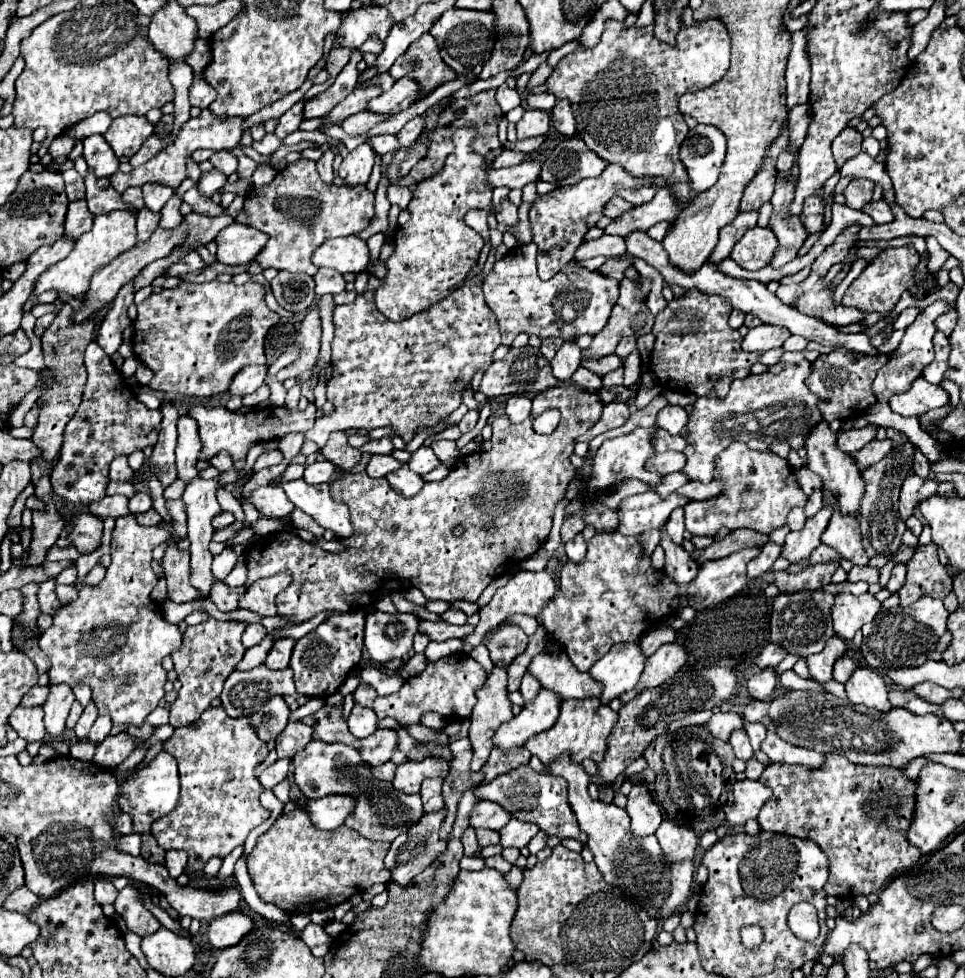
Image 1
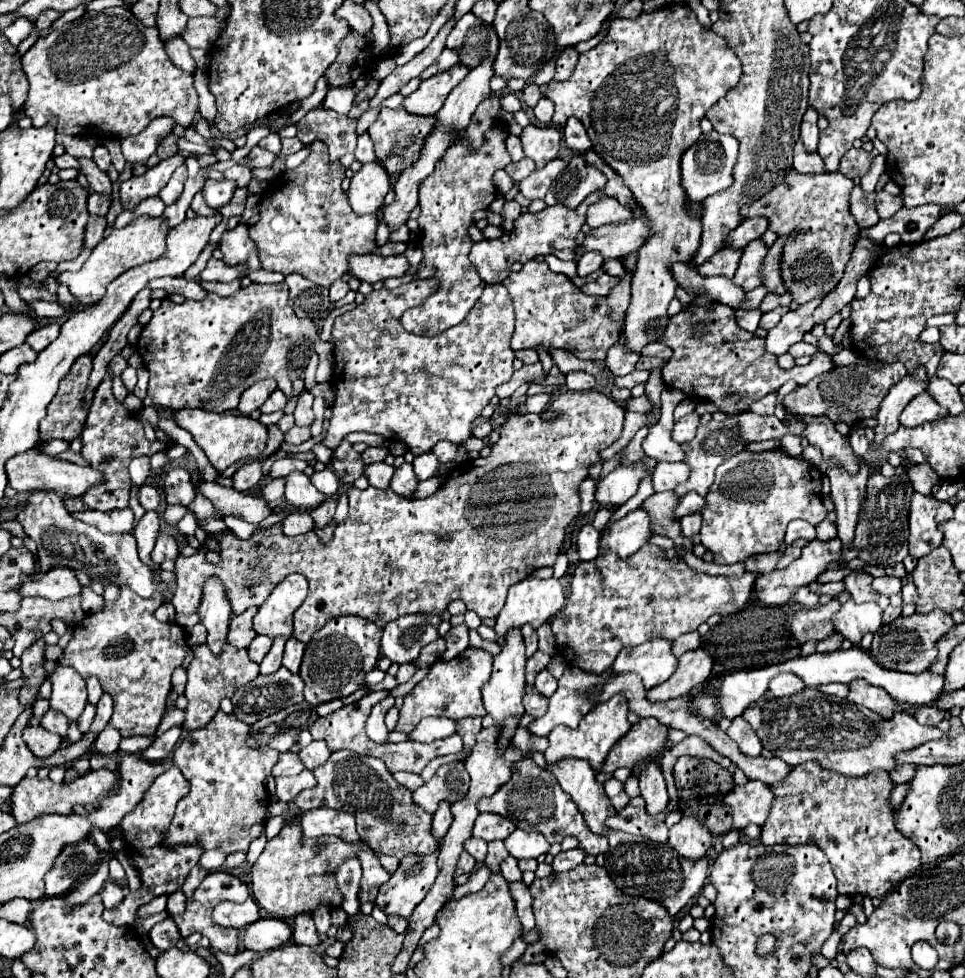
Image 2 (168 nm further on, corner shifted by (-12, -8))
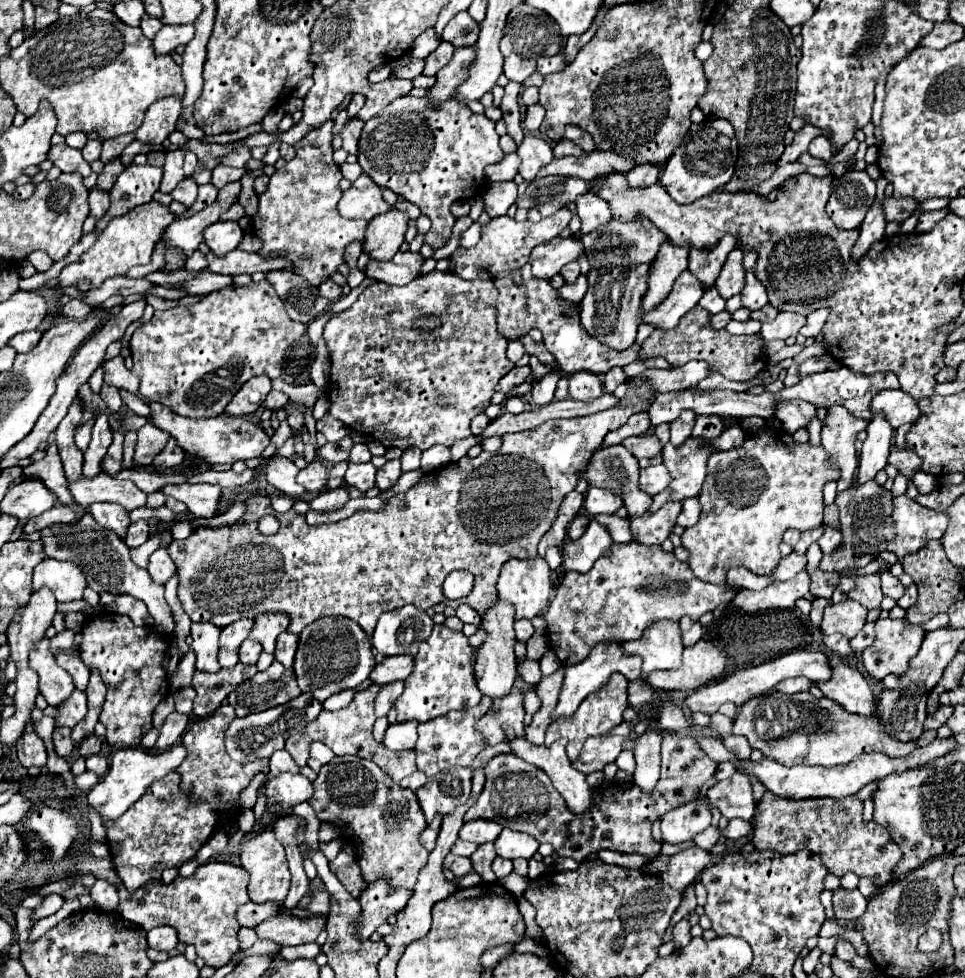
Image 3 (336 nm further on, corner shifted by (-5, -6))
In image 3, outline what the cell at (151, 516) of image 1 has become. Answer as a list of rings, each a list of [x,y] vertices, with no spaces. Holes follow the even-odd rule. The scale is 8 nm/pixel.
[[[158,548],[152,556],[150,556],[150,562],[148,562],[148,572],[152,574],[152,578],[156,578],[156,582],[160,584],[166,584],[168,578],[174,574],[176,570],[176,564],[172,562],[170,554],[166,548]]]

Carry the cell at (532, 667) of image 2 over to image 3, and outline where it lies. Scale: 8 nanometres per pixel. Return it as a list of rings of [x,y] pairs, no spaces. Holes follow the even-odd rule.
[[[534,632],[532,638],[528,640],[528,660],[540,660],[542,654],[546,652],[548,648],[548,640],[546,640],[546,634],[544,632]]]

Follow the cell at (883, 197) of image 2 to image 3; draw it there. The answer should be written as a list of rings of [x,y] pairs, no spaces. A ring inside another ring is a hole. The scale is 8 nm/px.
[[[888,196],[888,198],[882,200],[882,210],[884,210],[884,216],[886,216],[888,222],[902,222],[916,208],[918,208],[918,204],[912,202],[912,198],[894,198],[894,196]]]

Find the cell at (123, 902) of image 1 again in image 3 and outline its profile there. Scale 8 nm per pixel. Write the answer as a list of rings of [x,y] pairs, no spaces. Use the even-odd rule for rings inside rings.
[[[158,926],[152,928],[148,934],[148,946],[154,950],[162,950],[162,952],[170,952],[176,944],[178,944],[178,934],[172,926]]]

